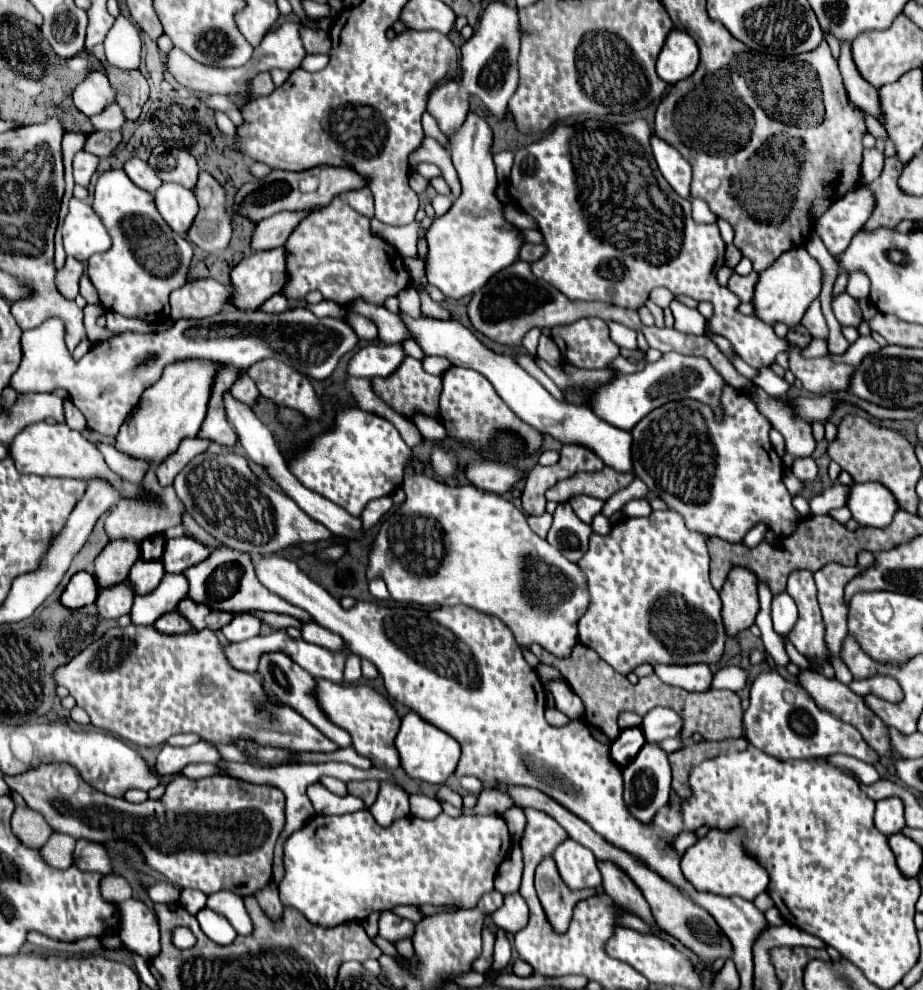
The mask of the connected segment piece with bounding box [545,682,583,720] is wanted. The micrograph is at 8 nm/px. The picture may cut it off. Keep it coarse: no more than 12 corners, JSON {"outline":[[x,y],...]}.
{"outline":[[549,682],[557,708],[571,720],[583,716],[581,698],[565,682]]}

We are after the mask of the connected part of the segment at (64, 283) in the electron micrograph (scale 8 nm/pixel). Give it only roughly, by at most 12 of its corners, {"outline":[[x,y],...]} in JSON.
{"outline":[[67,256],[55,276],[55,286],[65,298],[79,294],[83,264]]}

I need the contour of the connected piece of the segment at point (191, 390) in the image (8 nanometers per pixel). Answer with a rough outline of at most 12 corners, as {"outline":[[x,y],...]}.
{"outline":[[169,364],[115,448],[161,464],[197,436],[223,364]]}

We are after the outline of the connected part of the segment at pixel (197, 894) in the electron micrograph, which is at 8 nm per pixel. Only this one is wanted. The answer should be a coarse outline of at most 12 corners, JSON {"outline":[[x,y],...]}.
{"outline":[[183,890],[181,906],[189,914],[205,908],[207,894],[201,890]]}

